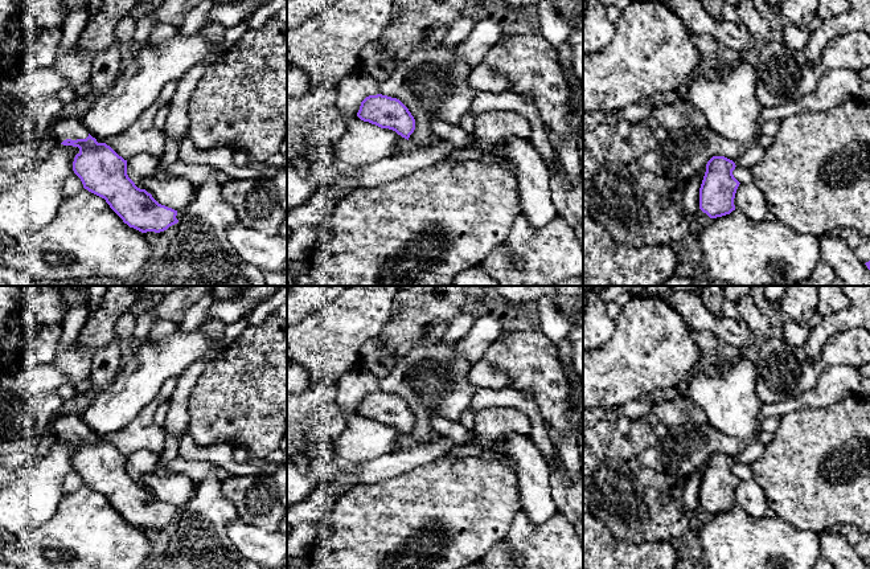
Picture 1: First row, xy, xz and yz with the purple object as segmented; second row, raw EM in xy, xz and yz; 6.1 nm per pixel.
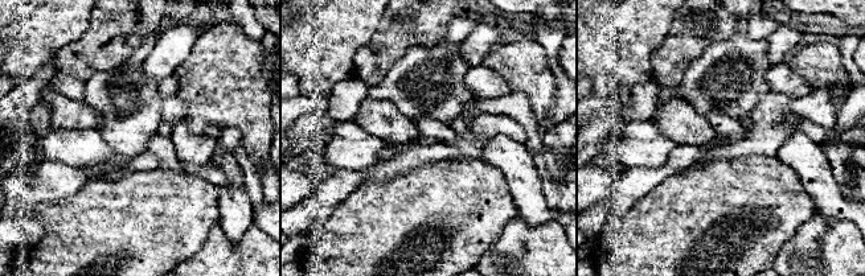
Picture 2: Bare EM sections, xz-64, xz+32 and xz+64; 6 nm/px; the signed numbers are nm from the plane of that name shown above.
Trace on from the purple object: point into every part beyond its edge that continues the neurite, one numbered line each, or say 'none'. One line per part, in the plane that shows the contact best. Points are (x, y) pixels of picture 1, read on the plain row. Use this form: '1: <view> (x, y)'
1: xy (64, 425)

